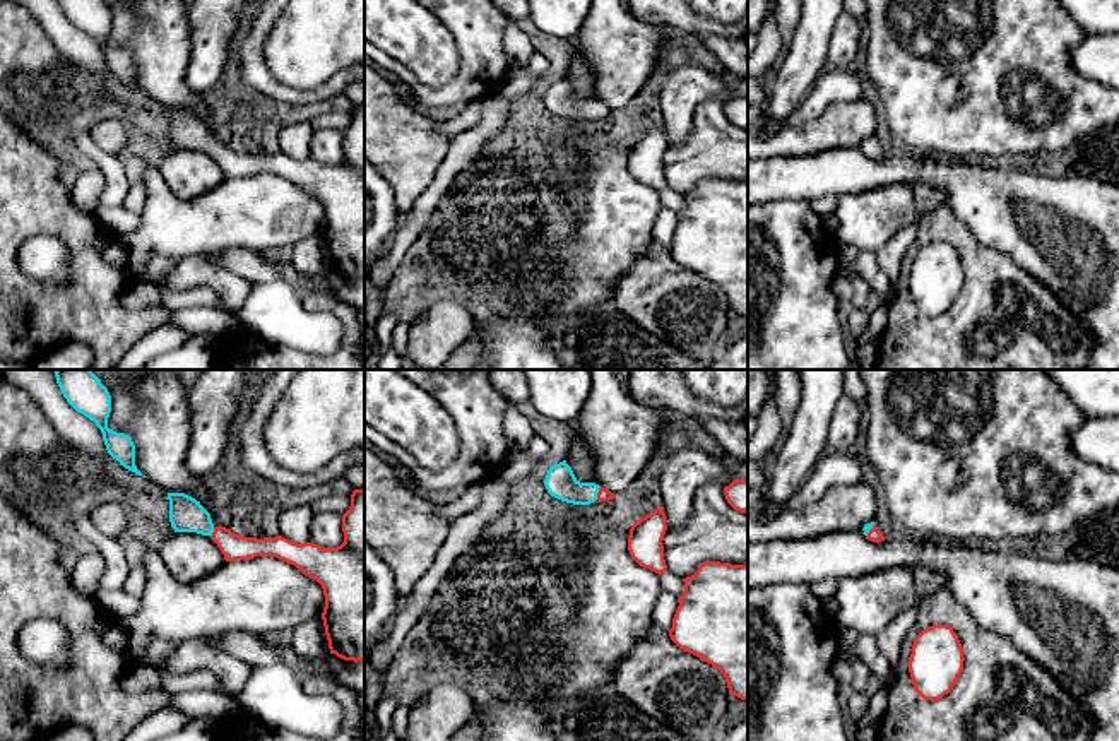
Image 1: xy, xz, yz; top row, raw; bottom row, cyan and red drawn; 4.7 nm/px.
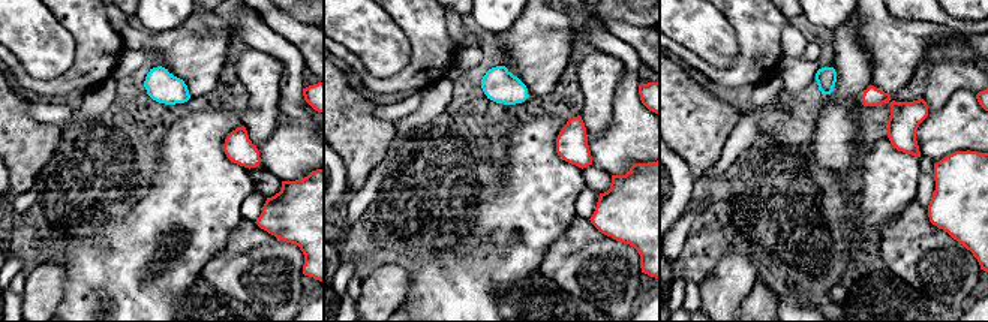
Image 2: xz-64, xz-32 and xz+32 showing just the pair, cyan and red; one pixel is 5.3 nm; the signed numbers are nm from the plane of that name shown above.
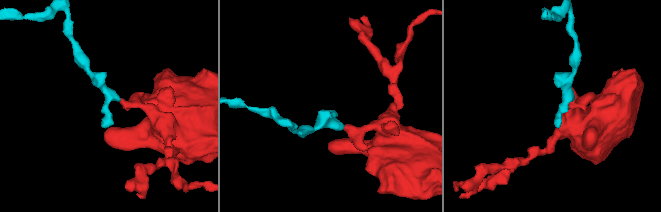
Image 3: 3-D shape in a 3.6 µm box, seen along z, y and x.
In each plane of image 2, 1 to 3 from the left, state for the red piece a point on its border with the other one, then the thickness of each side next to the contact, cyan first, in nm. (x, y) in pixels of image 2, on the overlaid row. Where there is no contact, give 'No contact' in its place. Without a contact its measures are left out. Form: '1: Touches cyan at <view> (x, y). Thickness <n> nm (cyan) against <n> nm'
1: No contact
2: No contact
3: No contact

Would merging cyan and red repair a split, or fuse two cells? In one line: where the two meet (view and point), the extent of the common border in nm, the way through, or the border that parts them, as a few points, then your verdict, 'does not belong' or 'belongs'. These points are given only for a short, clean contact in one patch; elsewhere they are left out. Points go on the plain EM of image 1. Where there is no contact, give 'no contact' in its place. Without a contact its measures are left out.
contact xz (597, 108); length 70 nm; way xz (560, 98), (572, 108), (597, 108), (604, 112); belongs

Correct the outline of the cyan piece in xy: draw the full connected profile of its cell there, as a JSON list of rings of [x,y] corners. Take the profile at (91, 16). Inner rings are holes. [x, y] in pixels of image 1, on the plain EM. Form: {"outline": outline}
{"outline": [[[58,0],[67,19],[80,31],[96,39],[103,50],[108,70],[125,86],[142,92],[135,82],[135,62],[125,50],[108,44],[111,12],[103,0]]]}

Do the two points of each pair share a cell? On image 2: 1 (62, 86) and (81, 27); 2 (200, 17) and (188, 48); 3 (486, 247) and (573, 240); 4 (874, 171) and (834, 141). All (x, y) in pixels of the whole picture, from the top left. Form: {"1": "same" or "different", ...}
{"1": "same", "2": "same", "3": "different", "4": "different"}

